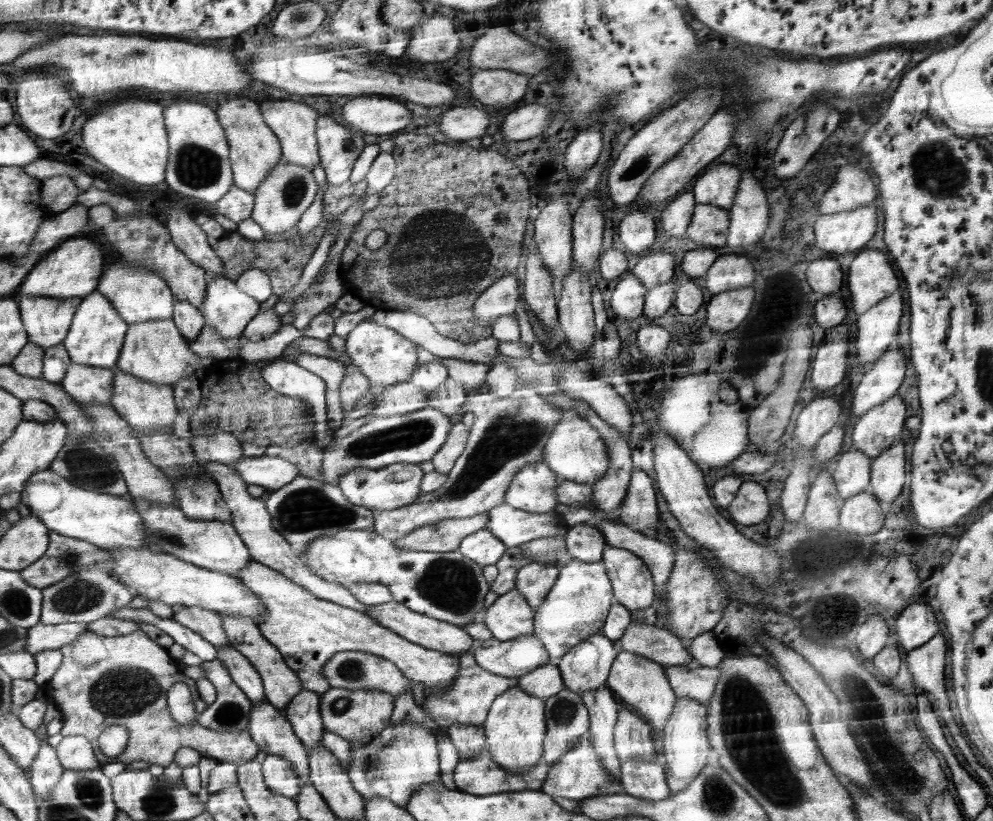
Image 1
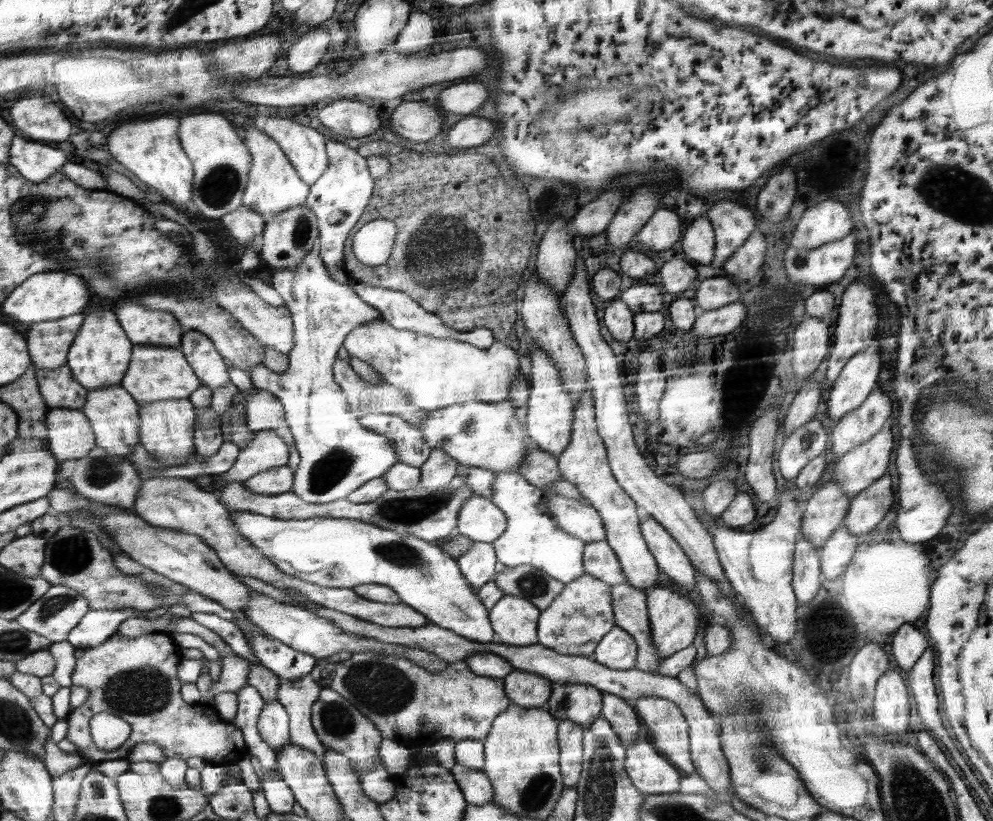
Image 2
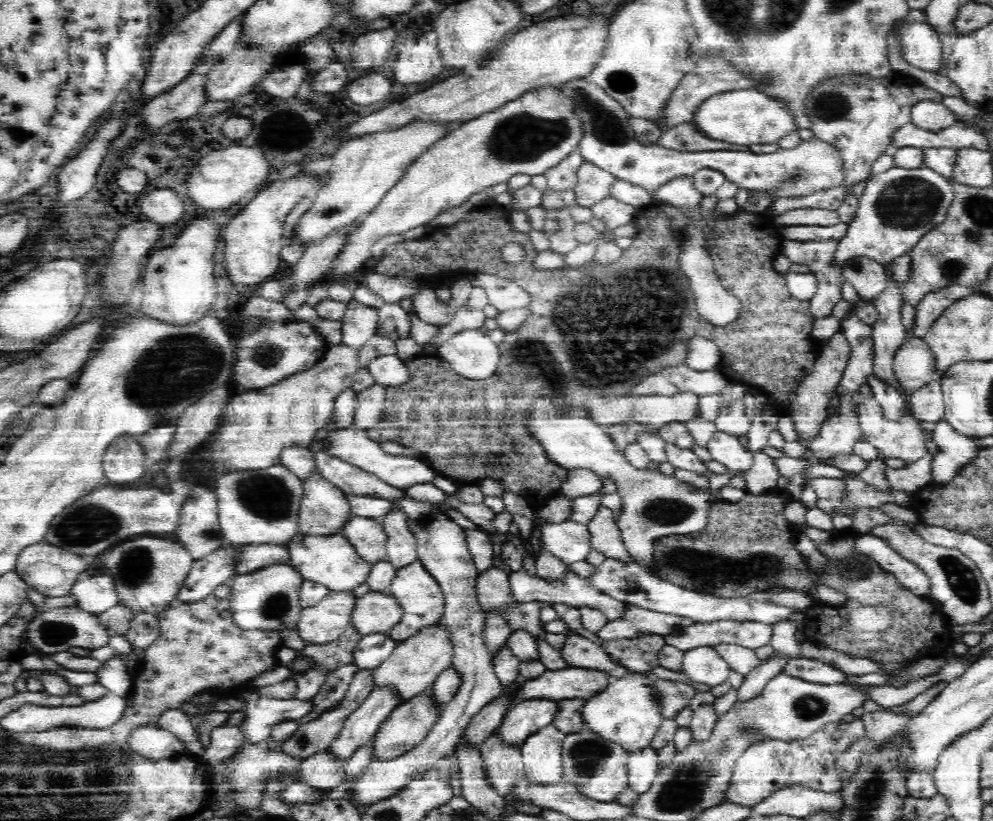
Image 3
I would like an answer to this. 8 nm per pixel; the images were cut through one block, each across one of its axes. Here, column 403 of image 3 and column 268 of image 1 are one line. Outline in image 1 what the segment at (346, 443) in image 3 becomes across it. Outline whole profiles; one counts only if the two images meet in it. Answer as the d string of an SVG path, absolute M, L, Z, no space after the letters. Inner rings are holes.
M268 456L246 457L235 468L243 475L246 484L258 484L267 489L278 488L290 483L299 474L296 466L282 457Z

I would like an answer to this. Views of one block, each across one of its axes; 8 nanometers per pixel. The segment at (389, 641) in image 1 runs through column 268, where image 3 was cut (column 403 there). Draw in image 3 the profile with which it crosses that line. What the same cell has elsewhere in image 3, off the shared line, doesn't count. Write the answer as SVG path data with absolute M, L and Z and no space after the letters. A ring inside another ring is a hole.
M420 559L397 569L396 576L392 580L388 591L398 601L398 605L402 607L402 613L404 613L400 622L390 628L387 633L397 643L410 635L414 635L420 627L441 622L445 612L445 594L442 592L440 583L429 573Z

